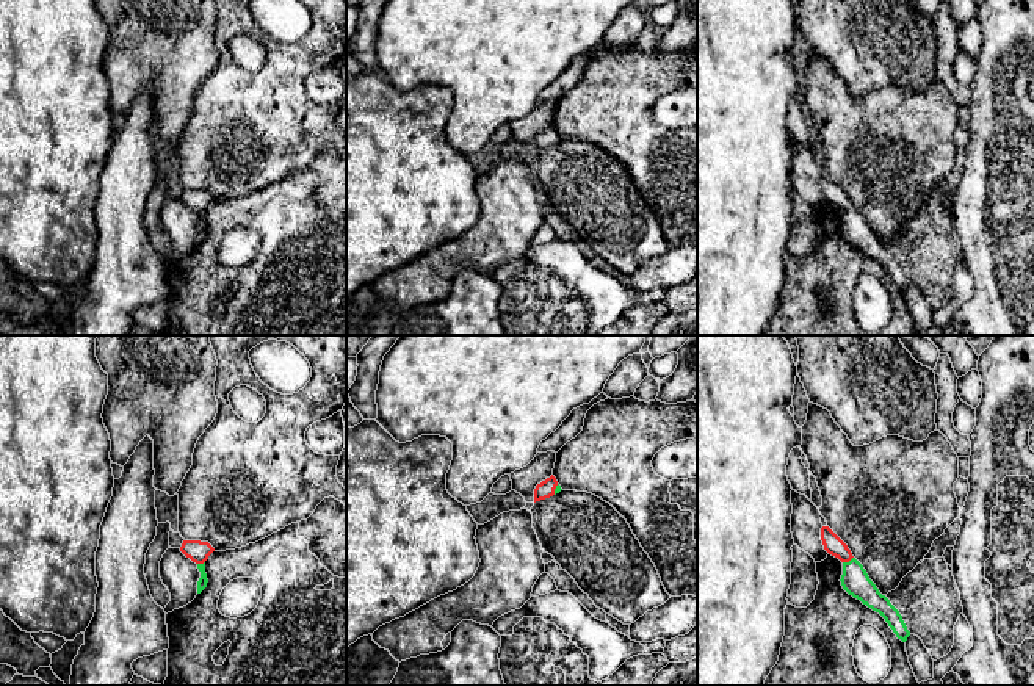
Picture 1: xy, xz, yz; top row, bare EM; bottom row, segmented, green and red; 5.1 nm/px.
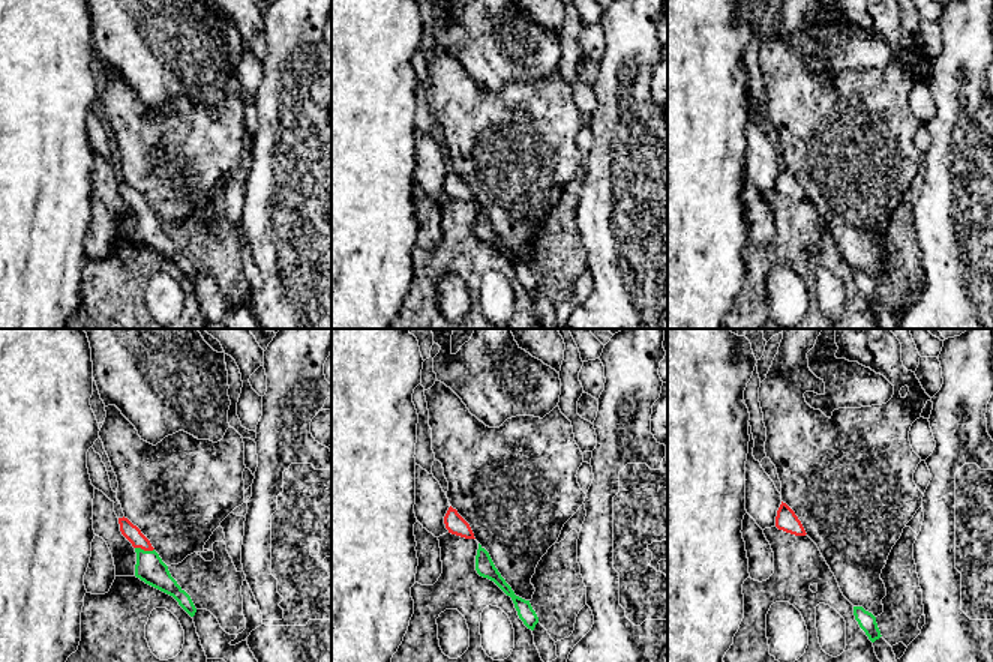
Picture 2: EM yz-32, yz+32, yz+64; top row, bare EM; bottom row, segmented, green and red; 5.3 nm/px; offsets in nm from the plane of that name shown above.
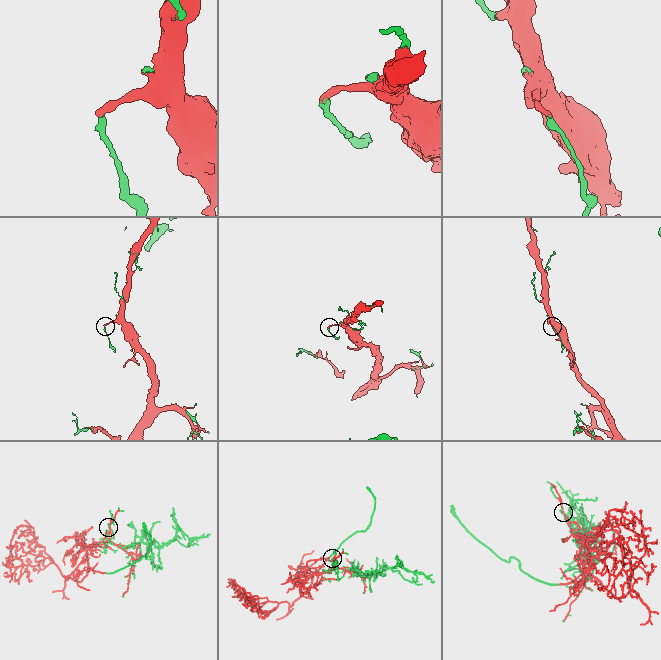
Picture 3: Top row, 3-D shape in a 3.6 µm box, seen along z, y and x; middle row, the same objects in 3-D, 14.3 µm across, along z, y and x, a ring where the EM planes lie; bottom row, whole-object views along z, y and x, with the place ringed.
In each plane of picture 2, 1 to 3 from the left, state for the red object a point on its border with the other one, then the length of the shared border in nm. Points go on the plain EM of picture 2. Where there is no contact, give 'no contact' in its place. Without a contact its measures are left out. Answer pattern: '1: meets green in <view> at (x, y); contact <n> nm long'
1: meets green in yz-32 at (143, 213); contact 110 nm long
2: no contact
3: no contact

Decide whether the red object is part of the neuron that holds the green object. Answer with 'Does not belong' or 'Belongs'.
Belongs

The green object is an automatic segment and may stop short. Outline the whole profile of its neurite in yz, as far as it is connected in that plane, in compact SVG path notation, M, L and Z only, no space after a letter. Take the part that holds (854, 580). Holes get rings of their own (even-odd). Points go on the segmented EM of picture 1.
M829 526L821 528L821 540L824 550L843 562L843 575L840 579L843 589L873 611L879 612L896 637L906 642L910 631L902 620L902 616L890 600L879 592L863 565L852 556L848 545Z

